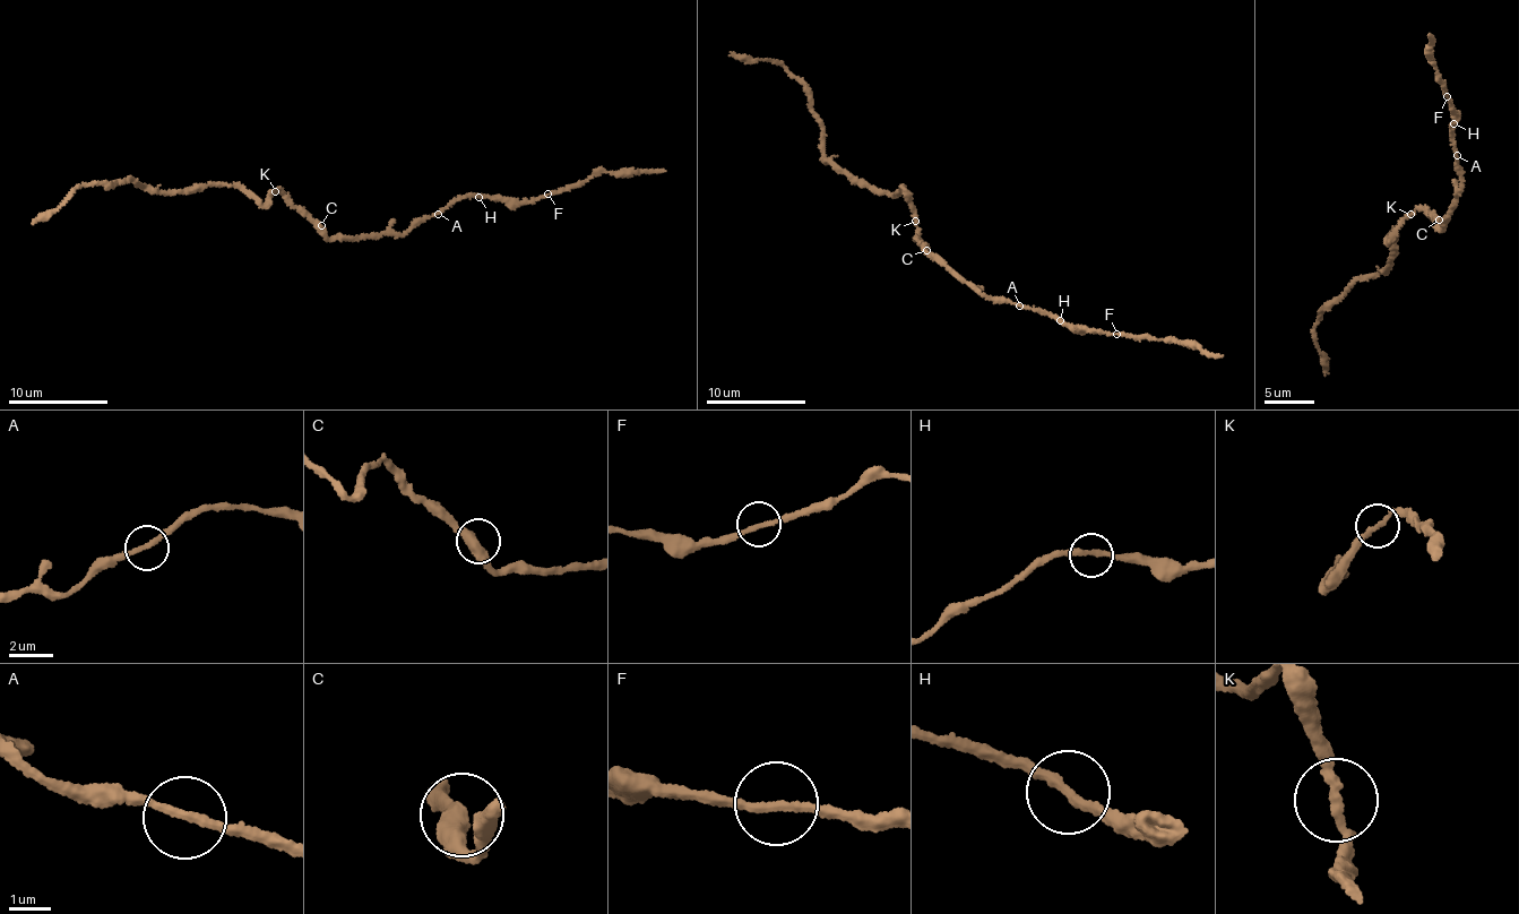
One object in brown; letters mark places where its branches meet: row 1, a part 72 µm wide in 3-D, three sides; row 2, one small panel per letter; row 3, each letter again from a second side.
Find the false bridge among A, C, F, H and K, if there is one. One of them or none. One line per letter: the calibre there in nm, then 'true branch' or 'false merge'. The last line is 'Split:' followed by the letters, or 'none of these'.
A: 200 nm | true branch
C: 440 nm | true branch
F: 200 nm | true branch
H: 240 nm | true branch
K: 240 nm | true branch
Split: none of these

